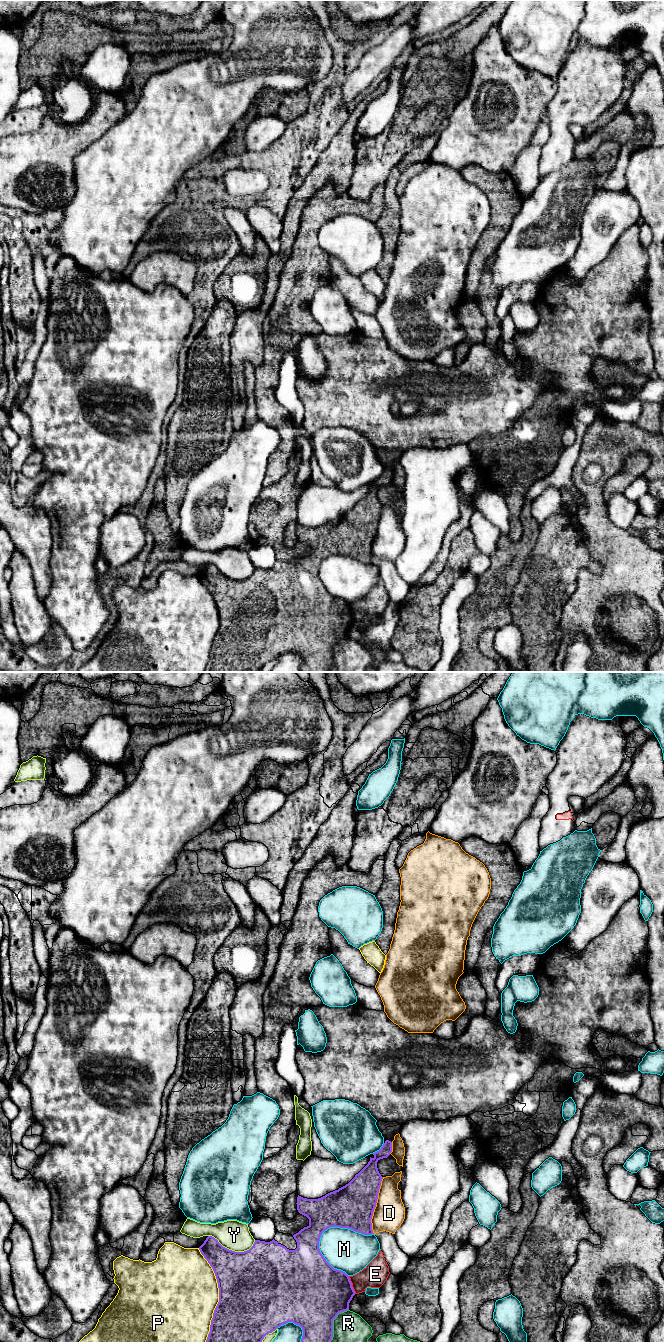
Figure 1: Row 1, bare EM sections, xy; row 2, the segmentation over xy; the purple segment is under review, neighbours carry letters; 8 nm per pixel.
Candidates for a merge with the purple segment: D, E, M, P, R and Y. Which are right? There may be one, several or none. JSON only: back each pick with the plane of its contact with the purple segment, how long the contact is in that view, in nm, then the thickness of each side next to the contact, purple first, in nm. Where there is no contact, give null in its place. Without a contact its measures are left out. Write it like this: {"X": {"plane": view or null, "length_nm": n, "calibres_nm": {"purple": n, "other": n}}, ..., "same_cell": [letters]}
{"same_cell": []}

